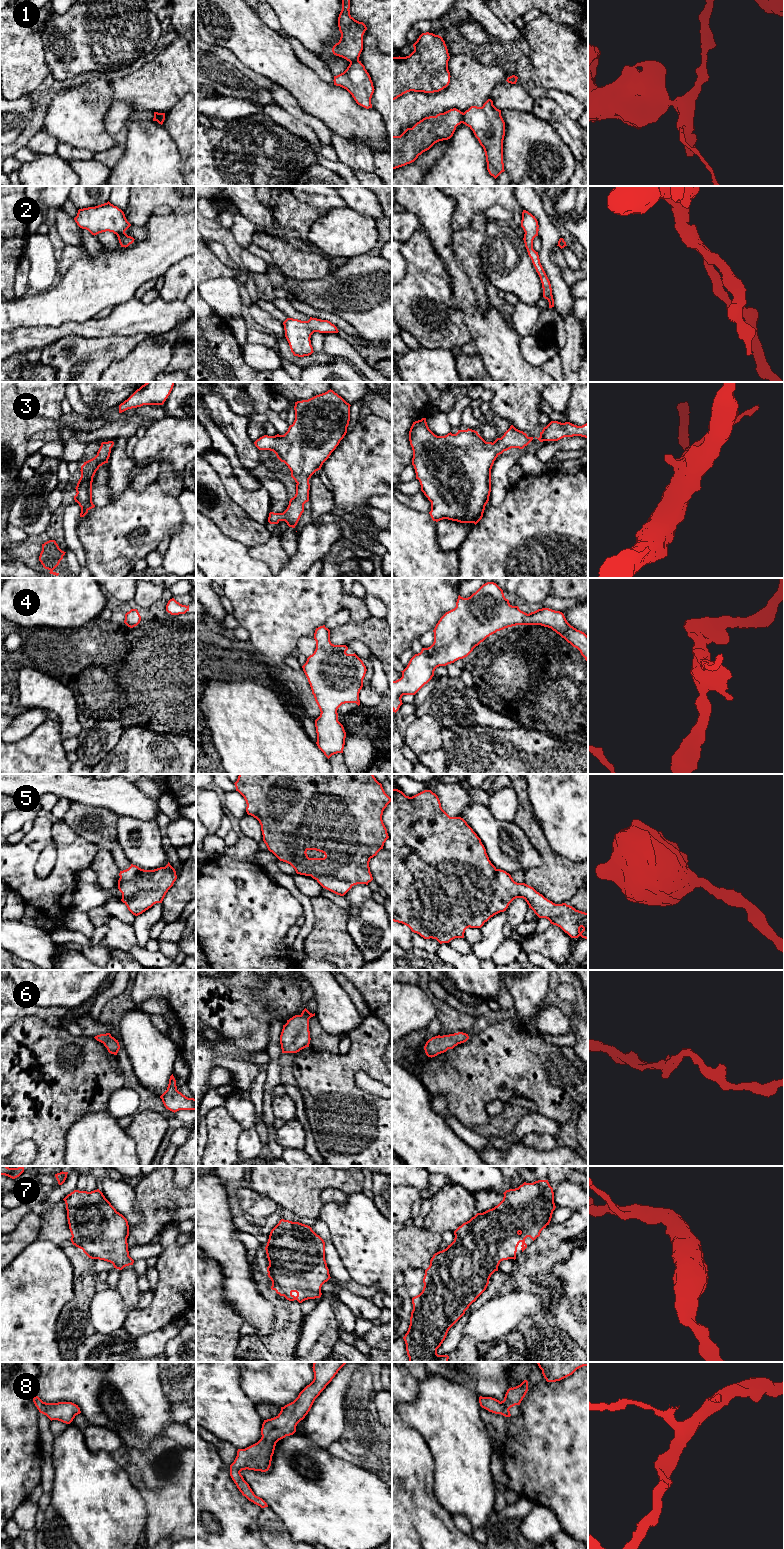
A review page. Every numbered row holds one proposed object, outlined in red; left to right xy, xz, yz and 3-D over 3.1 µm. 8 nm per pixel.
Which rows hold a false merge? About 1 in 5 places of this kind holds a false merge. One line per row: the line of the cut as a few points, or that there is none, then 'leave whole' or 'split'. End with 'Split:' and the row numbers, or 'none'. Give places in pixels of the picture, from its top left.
1: yz (463, 113), (461, 122) | split
2: no cut | leave whole
3: no cut | leave whole
4: no cut | leave whole
5: no cut | leave whole
6: no cut | leave whole
7: no cut | leave whole
8: no cut | leave whole
Split: 1

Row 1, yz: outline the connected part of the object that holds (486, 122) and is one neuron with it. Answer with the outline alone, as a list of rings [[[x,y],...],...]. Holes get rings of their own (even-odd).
[[[488,99],[482,107],[471,106],[463,113],[463,124],[468,126],[483,147],[487,170],[495,179],[504,172],[503,140],[505,122],[501,110]]]

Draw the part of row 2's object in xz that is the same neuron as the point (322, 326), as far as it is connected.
[[[287,318],[284,322],[285,337],[289,343],[294,356],[304,357],[311,355],[313,347],[311,345],[311,335],[319,333],[338,333],[337,327],[328,320],[312,318],[308,321]]]

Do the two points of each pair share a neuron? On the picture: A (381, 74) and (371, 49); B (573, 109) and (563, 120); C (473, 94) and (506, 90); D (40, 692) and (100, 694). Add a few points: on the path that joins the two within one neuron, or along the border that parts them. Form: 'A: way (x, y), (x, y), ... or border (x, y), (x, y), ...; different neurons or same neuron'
A: way (381, 68), (371, 55); same neuron
B: border (551, 99), (575, 121); different neurons
C: border (505, 80), (498, 83), (487, 98); different neurons
D: border (55, 678), (73, 692), (79, 713); different neurons

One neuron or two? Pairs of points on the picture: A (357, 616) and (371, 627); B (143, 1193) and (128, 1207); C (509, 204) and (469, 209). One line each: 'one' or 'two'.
A: two
B: two
C: one

